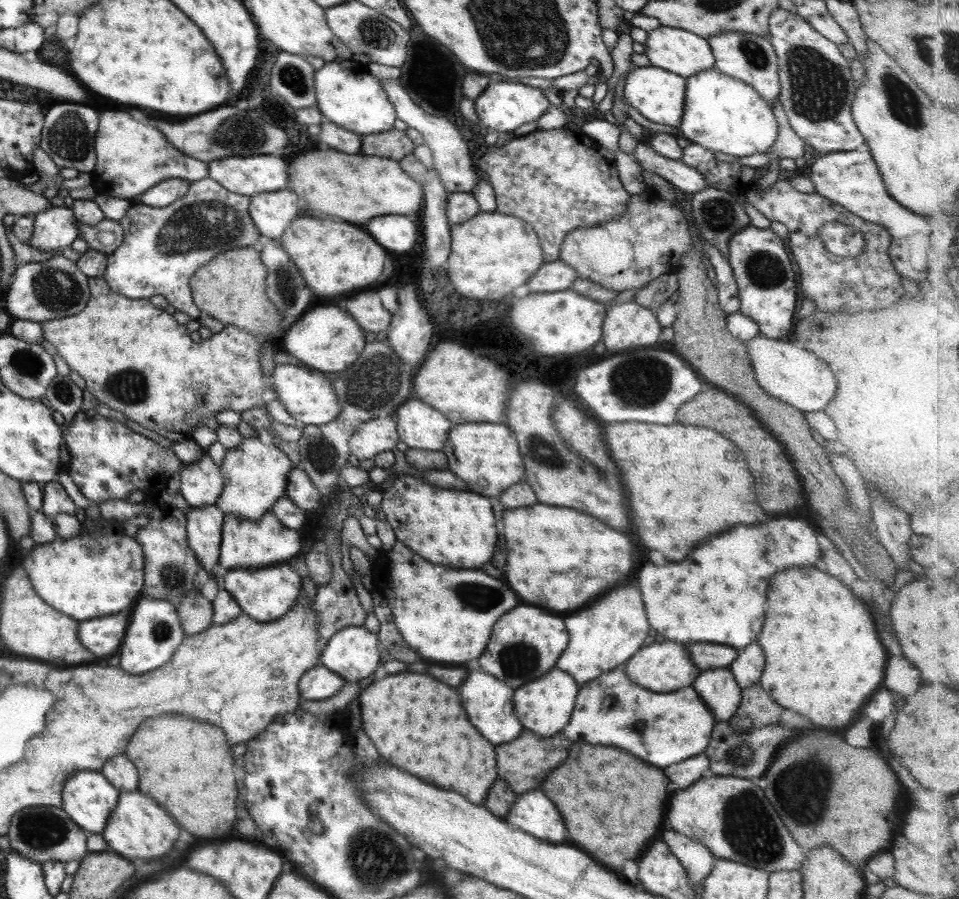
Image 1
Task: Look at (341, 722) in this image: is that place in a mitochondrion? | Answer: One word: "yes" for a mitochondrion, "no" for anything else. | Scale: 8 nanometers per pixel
no

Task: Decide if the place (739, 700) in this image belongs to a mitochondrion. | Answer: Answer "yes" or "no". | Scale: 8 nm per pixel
no

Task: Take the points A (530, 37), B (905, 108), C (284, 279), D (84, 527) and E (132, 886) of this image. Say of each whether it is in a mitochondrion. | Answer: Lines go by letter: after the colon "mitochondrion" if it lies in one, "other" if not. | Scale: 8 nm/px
A: mitochondrion
B: mitochondrion
C: mitochondrion
D: other
E: other

